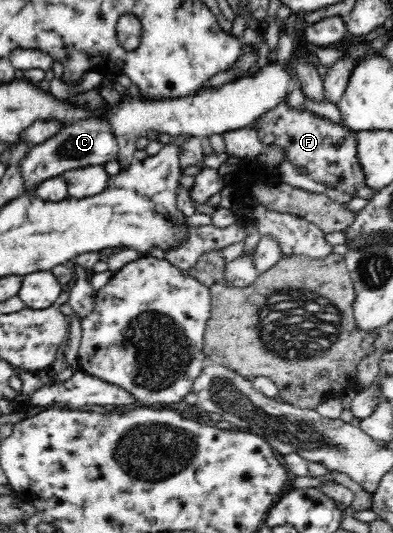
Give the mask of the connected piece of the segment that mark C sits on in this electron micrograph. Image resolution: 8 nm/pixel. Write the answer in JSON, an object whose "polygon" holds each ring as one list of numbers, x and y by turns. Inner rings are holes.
{"polygon":[[90,116,70,125,64,125,58,133,55,133,44,141,30,149,30,153,20,161,20,170,24,176,24,194,34,194,35,187,49,177,61,176,69,169,93,166,116,160,119,145,116,136,112,132,110,122,106,122,100,116]]}

